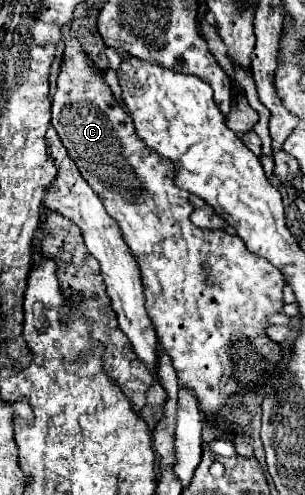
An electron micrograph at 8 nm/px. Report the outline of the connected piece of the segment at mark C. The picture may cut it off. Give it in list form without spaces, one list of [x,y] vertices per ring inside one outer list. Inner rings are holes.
[[[71,30],[63,32],[63,40],[65,56],[59,68],[57,92],[53,96],[51,124],[79,166],[81,176],[103,200],[109,216],[121,226],[123,238],[141,266],[143,284],[147,288],[147,314],[155,324],[161,348],[169,354],[173,368],[177,370],[179,386],[189,388],[197,396],[205,426],[215,438],[235,440],[237,434],[233,432],[233,424],[223,422],[219,416],[221,408],[225,408],[227,400],[235,394],[257,392],[265,386],[273,378],[277,364],[283,360],[283,346],[267,336],[267,328],[271,326],[269,316],[281,314],[285,306],[283,272],[263,256],[249,252],[241,238],[231,236],[225,230],[203,230],[193,226],[189,216],[195,208],[189,202],[189,192],[175,184],[175,164],[147,148],[135,136],[131,118],[115,100],[103,76],[95,72],[93,60]]]

